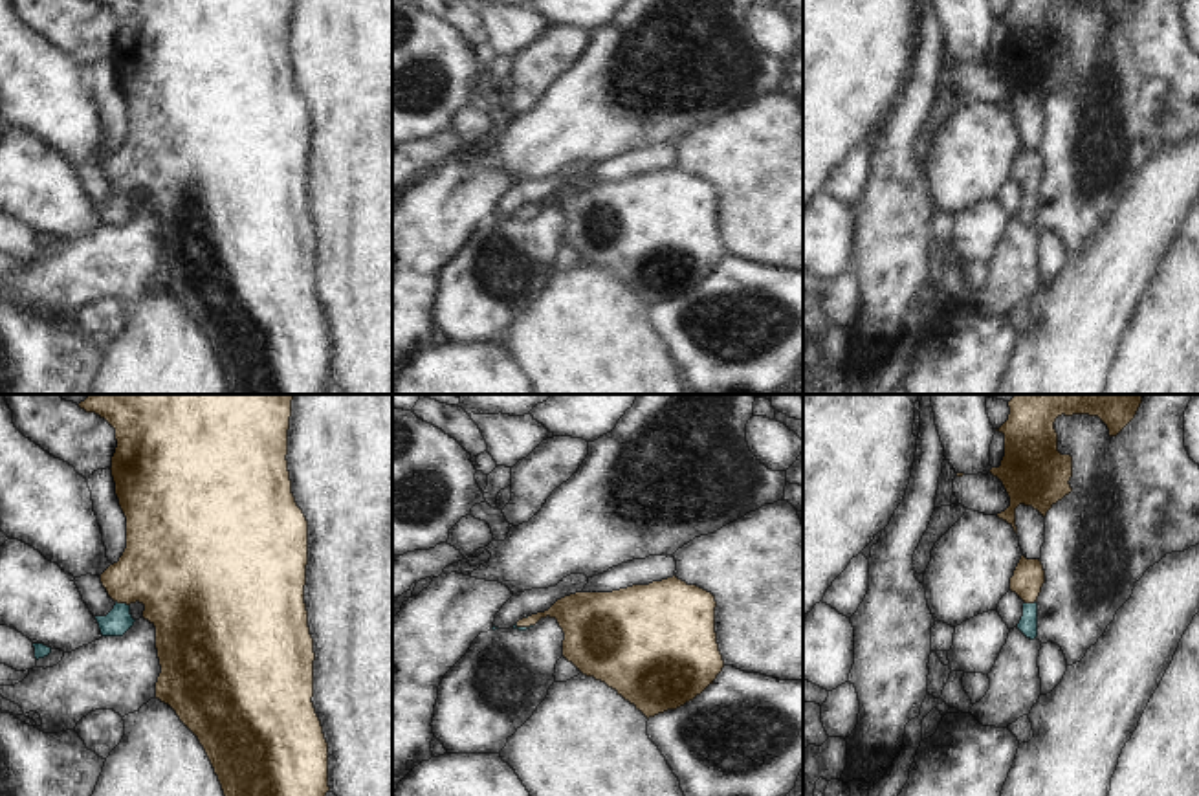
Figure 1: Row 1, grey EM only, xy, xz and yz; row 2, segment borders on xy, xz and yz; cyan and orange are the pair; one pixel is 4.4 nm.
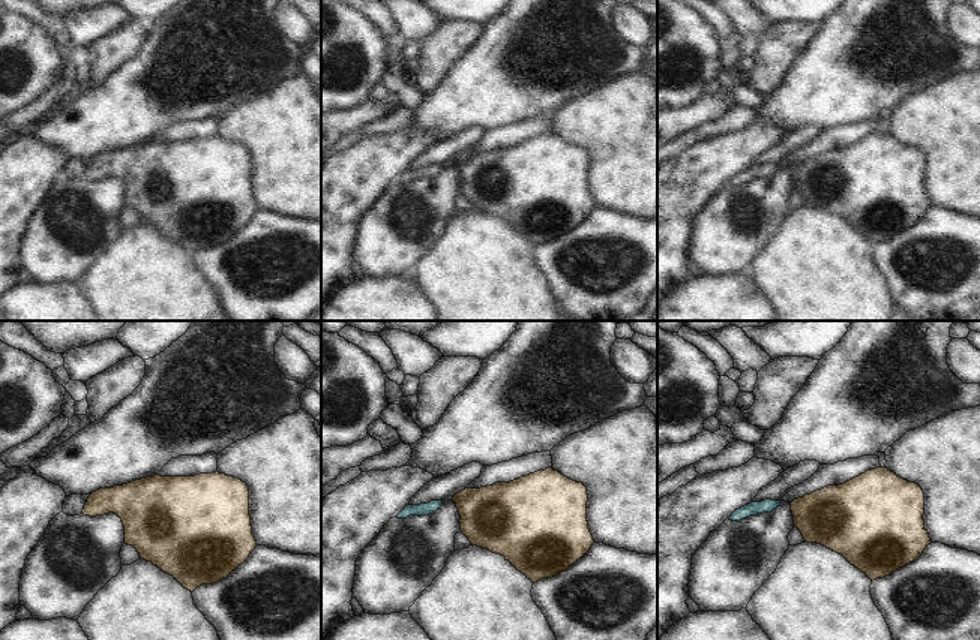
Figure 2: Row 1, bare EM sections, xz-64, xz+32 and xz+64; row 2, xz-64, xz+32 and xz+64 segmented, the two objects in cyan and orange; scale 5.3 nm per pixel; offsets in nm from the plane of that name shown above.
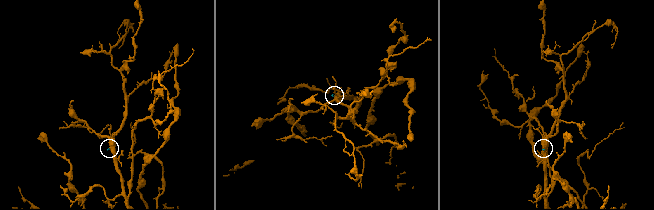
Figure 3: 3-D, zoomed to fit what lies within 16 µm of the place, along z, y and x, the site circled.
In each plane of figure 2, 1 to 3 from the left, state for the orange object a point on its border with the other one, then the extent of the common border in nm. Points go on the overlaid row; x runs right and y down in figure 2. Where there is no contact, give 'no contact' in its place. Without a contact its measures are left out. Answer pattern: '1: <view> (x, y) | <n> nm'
1: no contact
2: no contact
3: no contact

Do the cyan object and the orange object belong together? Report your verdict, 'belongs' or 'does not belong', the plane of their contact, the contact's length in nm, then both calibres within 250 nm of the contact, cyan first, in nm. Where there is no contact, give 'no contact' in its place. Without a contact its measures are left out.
belongs; meets cyan in xy; contact 70 nm long; 110 nm thick on the cyan side, 400 nm on the other

